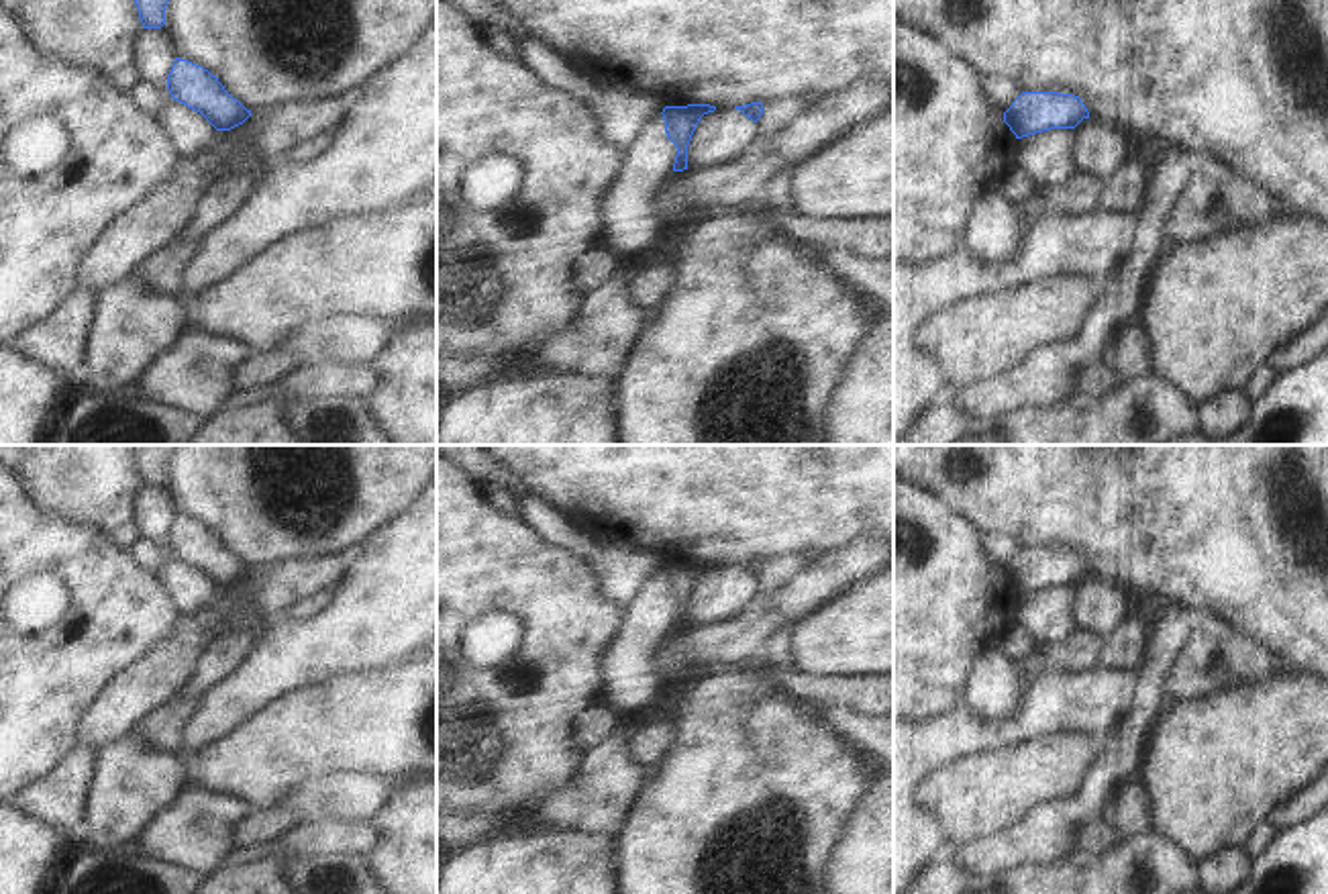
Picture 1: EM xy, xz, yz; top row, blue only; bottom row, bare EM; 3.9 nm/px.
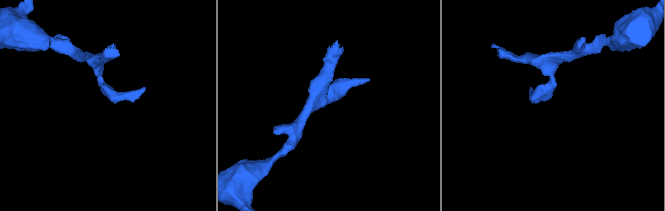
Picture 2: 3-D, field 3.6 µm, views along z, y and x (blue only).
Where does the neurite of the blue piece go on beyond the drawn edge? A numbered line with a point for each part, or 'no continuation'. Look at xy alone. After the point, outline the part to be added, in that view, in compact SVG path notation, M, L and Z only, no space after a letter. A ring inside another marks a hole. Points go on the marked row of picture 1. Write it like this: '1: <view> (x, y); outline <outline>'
no continuation

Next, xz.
no continuation

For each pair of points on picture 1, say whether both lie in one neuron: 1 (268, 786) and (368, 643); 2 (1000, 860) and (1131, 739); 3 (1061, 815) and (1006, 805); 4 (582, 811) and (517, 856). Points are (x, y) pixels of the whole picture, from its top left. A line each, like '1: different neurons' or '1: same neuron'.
1: different neurons
2: same neuron
3: different neurons
4: different neurons

